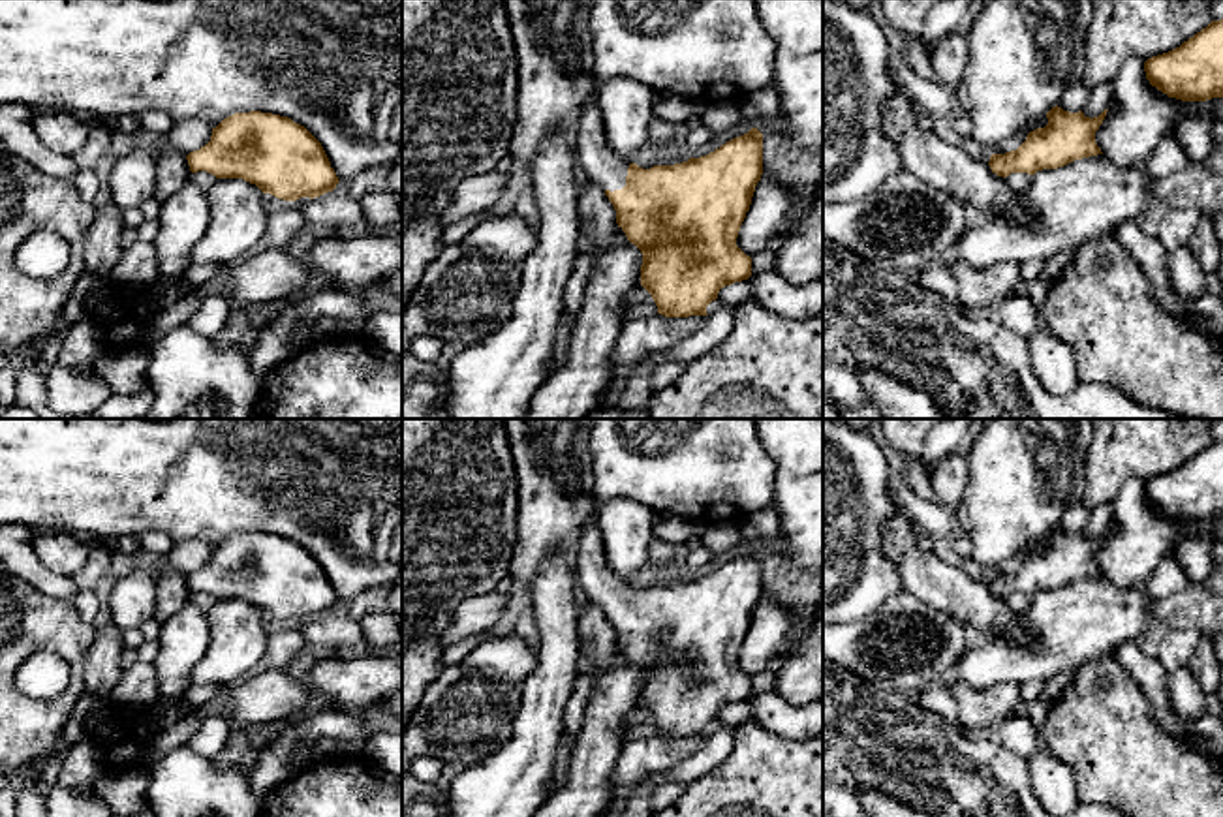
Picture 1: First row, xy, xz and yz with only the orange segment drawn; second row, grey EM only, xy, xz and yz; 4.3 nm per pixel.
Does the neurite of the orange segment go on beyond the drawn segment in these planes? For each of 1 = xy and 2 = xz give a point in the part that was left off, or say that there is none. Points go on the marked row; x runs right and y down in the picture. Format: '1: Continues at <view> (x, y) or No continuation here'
1: No continuation here
2: Continues at xz (594, 158)

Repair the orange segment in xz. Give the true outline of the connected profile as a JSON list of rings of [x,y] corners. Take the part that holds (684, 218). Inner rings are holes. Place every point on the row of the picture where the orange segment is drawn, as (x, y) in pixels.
[[[594,94],[579,111],[571,141],[579,175],[605,190],[616,210],[618,227],[641,250],[641,285],[652,295],[658,314],[665,317],[708,316],[706,306],[718,299],[721,287],[751,276],[751,257],[736,246],[736,237],[763,175],[763,133],[757,128],[727,141],[706,156],[642,169],[637,163],[624,163],[607,143],[605,124]]]

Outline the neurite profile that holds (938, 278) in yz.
[[[934,263],[921,272],[915,272],[915,278],[924,289],[943,297],[954,306],[960,306],[958,282],[952,276],[951,263]]]

